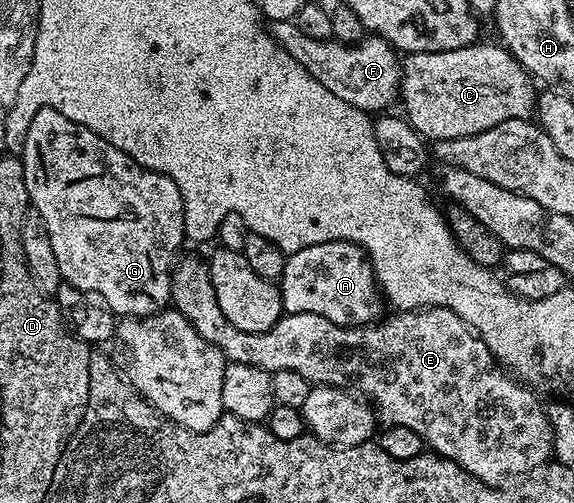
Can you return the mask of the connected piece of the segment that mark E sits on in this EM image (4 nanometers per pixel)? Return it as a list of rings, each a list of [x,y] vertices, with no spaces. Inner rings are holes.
[[[183,255],[175,263],[170,273],[170,300],[172,301],[173,311],[184,314],[184,318],[188,318],[188,322],[194,327],[196,334],[200,334],[200,338],[204,338],[209,344],[219,348],[225,354],[229,363],[251,364],[271,374],[280,370],[296,370],[296,374],[300,374],[300,378],[304,378],[311,386],[357,390],[363,397],[372,401],[373,407],[376,409],[383,425],[395,424],[396,426],[405,426],[408,430],[416,430],[416,434],[420,434],[423,445],[427,449],[432,450],[433,455],[442,456],[446,460],[456,462],[456,466],[460,466],[468,475],[475,476],[480,482],[491,486],[505,485],[502,483],[509,476],[522,476],[525,472],[532,471],[533,468],[540,467],[539,469],[541,469],[547,463],[545,460],[551,459],[554,450],[553,430],[550,429],[547,409],[544,407],[543,402],[541,404],[538,401],[540,399],[539,393],[535,389],[519,382],[509,372],[505,371],[502,365],[495,361],[493,354],[488,350],[488,346],[484,346],[482,339],[474,332],[471,332],[470,327],[459,316],[452,314],[452,310],[447,308],[419,308],[412,312],[390,314],[394,316],[388,317],[389,315],[387,315],[373,324],[360,324],[356,328],[346,328],[343,324],[328,322],[328,318],[324,318],[320,314],[301,312],[300,314],[283,314],[267,332],[245,332],[244,330],[236,330],[236,326],[232,326],[228,322],[228,318],[224,318],[224,313],[220,311],[220,302],[216,302],[216,290],[212,290],[209,263],[203,257],[201,260],[198,256],[185,256]]]

